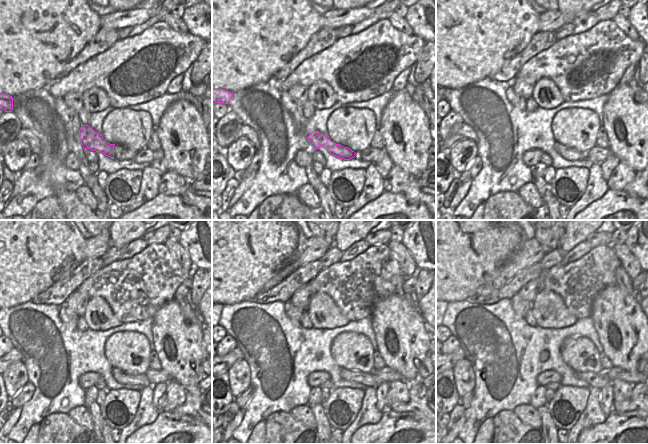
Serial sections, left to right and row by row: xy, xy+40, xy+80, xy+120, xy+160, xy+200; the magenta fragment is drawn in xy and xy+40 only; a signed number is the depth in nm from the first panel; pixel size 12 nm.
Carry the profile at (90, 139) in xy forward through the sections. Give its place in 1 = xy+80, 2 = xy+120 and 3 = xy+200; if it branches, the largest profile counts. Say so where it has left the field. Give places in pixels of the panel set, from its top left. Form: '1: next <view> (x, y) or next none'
1: next xy+80 (567, 153)
2: next xy+120 (123, 377)
3: next xy+200 (597, 380)

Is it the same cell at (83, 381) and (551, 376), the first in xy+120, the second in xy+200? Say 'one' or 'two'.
one

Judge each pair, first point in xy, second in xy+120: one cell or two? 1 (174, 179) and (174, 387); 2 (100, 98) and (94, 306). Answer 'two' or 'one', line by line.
1: one
2: one

